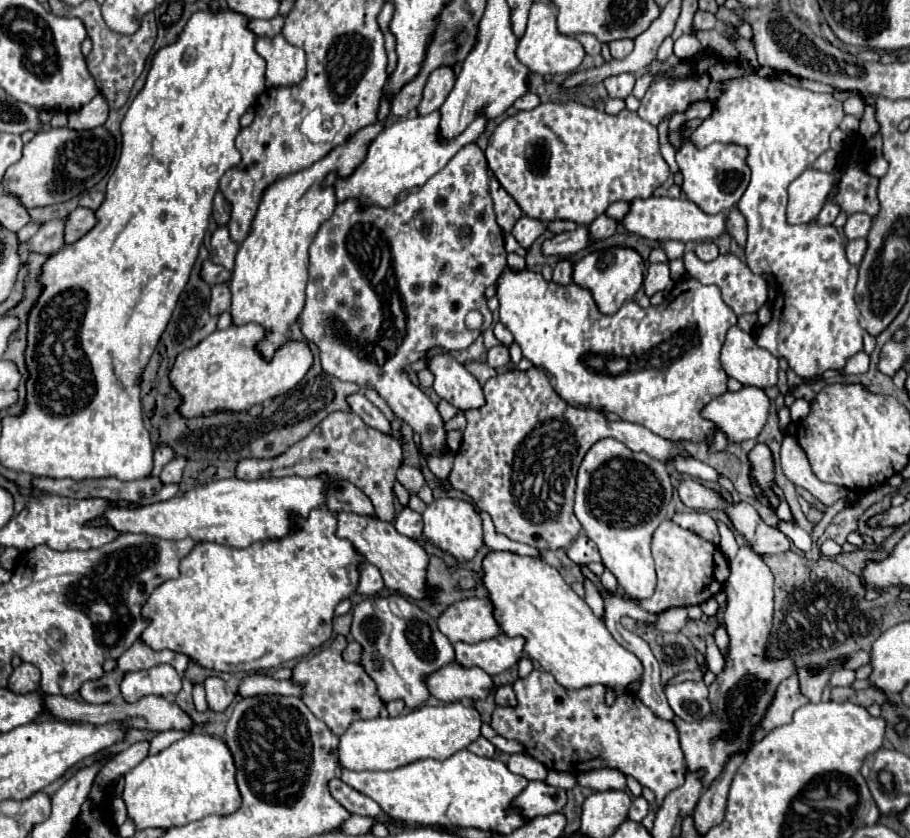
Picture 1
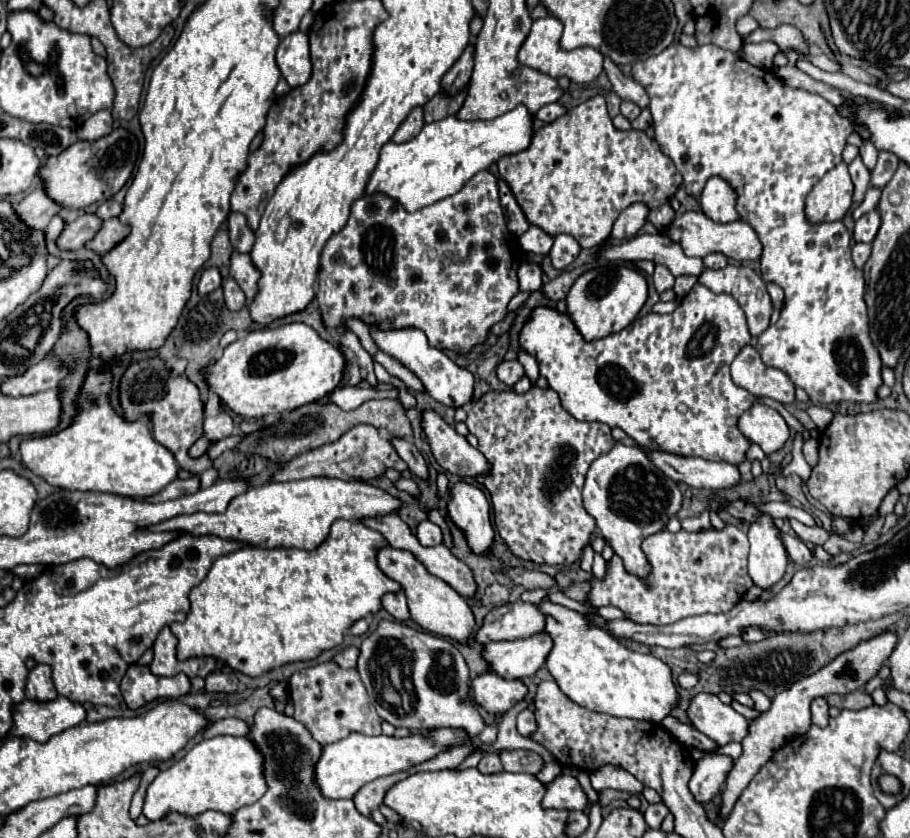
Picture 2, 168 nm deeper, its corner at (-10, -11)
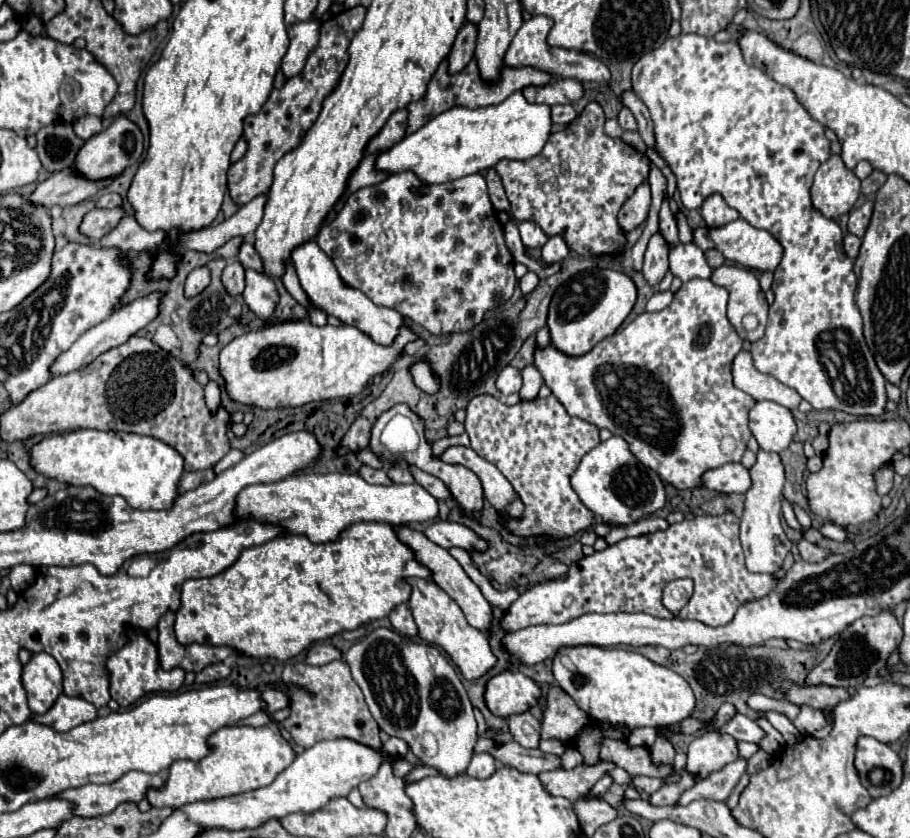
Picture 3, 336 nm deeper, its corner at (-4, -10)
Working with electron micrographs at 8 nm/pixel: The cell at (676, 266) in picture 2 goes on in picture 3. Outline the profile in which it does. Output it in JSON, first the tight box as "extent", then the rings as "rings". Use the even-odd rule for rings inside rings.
{"extent":[668,243,712,281],"rings":[[[678,243],[678,245],[670,245],[672,251],[668,255],[670,259],[670,271],[672,275],[680,277],[682,281],[690,281],[694,277],[702,277],[708,279],[712,269],[708,267],[704,253],[700,247],[696,247],[694,243]]]}

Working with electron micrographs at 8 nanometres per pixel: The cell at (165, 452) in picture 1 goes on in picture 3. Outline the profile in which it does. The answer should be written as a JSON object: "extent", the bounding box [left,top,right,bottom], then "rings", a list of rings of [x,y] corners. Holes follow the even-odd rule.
{"extent":[206,381,220,415],"rings":[[[210,381],[208,385],[206,385],[206,405],[208,405],[208,409],[212,411],[212,415],[218,411],[218,407],[220,407],[220,387],[218,387],[218,383],[214,383],[214,381]]]}

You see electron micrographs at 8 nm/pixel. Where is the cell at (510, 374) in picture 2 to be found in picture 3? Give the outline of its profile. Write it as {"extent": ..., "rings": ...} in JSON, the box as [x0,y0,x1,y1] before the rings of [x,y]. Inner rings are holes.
{"extent":[496,365,522,395],"rings":[[[512,365],[508,367],[502,367],[500,369],[500,375],[496,377],[496,387],[500,389],[502,395],[510,395],[510,393],[518,393],[520,387],[522,387],[522,377],[520,377],[520,371]]]}

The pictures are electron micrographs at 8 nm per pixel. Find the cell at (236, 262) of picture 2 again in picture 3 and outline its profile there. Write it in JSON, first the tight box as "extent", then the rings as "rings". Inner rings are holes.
{"extent":[242,269,278,319],"rings":[[[246,269],[246,289],[242,297],[258,319],[268,319],[278,303],[274,281],[268,275],[252,269]]]}

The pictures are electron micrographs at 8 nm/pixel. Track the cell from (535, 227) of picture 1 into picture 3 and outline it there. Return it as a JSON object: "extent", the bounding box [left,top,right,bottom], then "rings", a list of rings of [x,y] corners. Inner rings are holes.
{"extent":[518,221,548,249],"rings":[[[522,221],[520,225],[518,225],[518,229],[520,229],[520,237],[522,237],[522,243],[524,243],[524,247],[528,247],[528,249],[536,249],[536,247],[542,247],[546,241],[548,241],[548,237],[544,235],[544,231],[534,223],[534,221]]]}

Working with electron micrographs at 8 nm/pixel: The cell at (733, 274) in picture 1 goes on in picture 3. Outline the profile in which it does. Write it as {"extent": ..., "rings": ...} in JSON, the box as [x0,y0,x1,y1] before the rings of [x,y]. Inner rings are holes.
{"extent":[710,265,768,341],"rings":[[[722,265],[712,271],[710,281],[714,285],[724,287],[730,293],[728,319],[734,325],[734,329],[738,331],[738,335],[748,341],[760,339],[764,335],[764,327],[766,327],[768,303],[766,303],[766,297],[758,285],[758,277],[744,267]],[[748,313],[758,317],[758,327],[752,331],[742,327],[742,319]]]}

